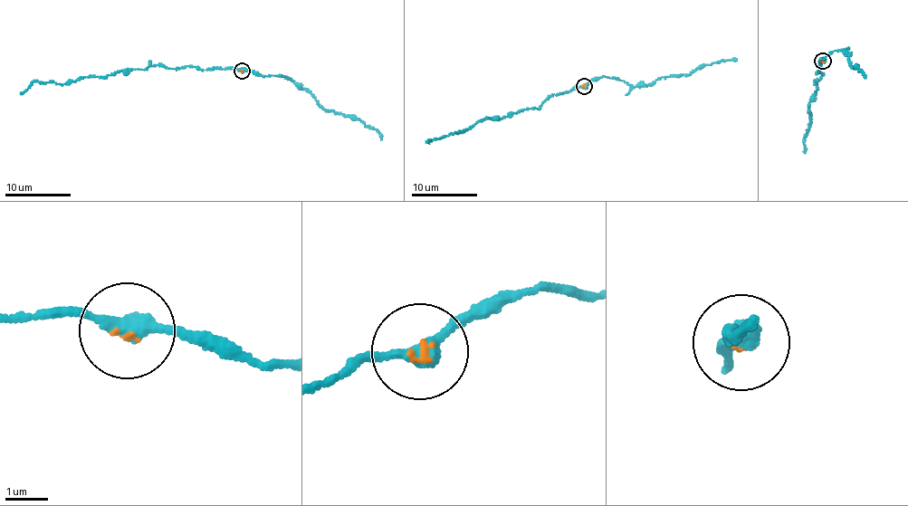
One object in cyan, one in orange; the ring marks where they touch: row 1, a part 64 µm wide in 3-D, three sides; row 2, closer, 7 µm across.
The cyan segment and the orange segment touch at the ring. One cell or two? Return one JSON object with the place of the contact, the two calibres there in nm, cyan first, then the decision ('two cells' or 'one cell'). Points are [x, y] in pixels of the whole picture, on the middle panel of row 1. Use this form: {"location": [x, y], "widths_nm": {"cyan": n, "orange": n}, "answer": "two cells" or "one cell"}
{"location": [584, 86], "widths_nm": {"cyan": 360, "orange": 100}, "answer": "one cell"}

